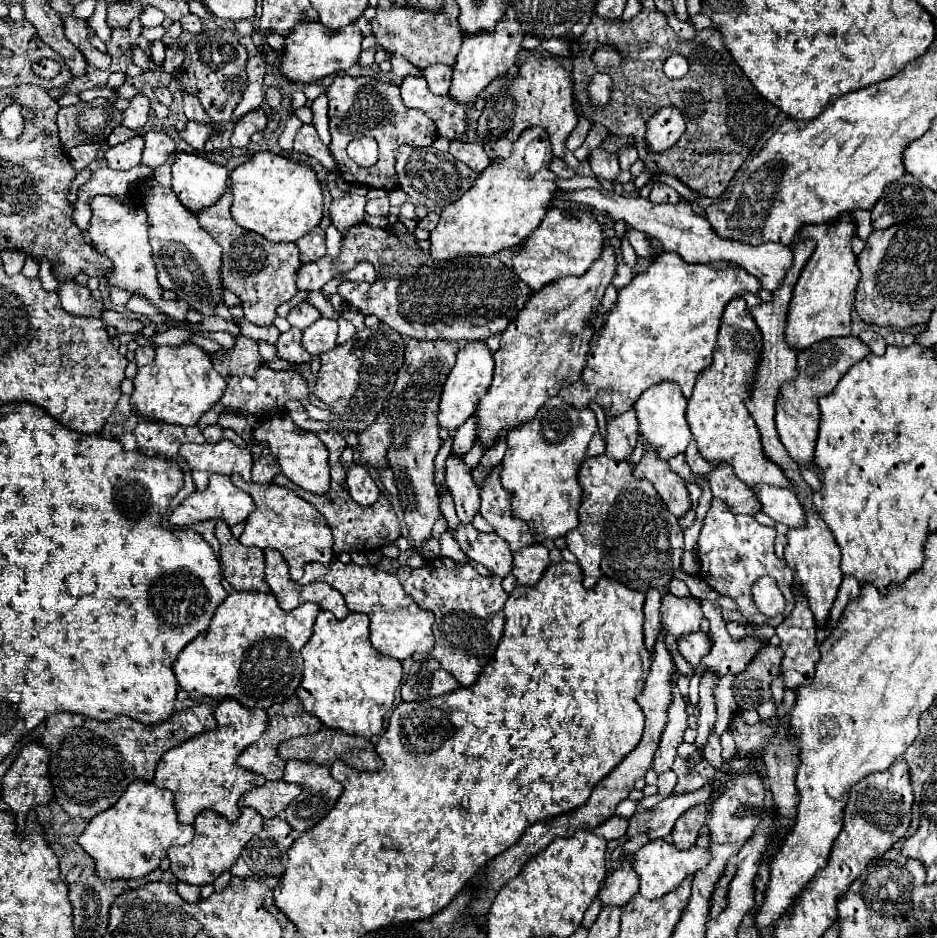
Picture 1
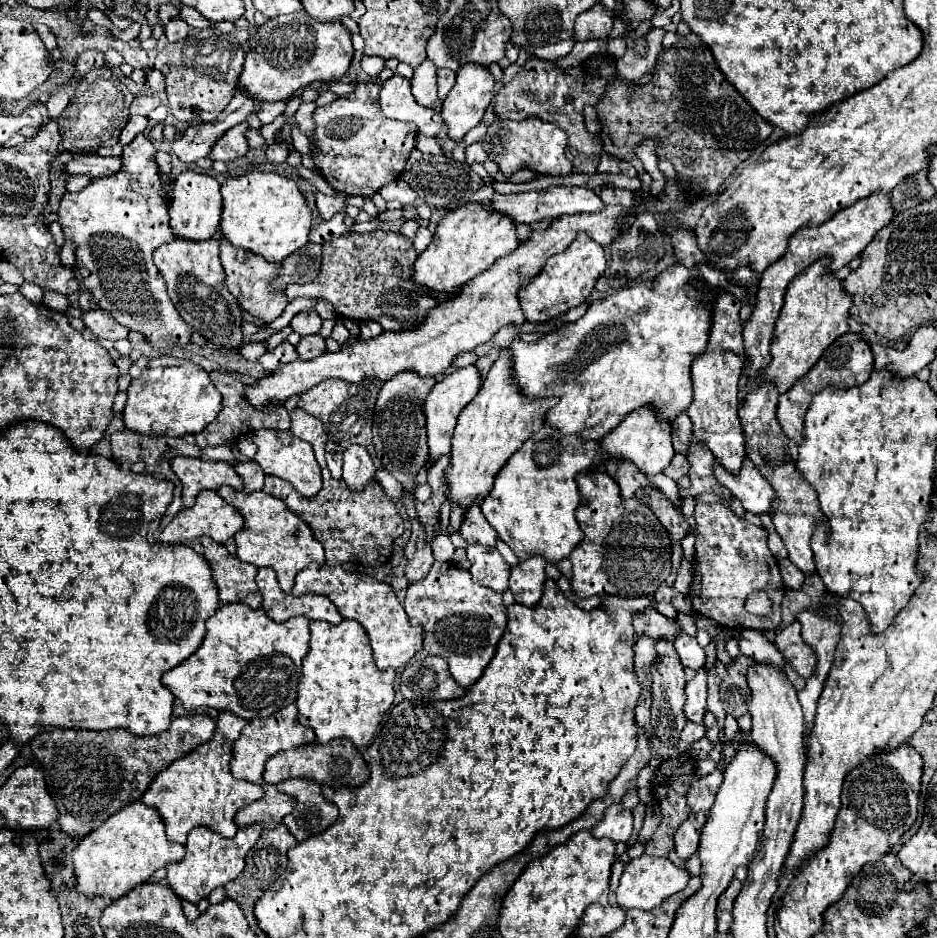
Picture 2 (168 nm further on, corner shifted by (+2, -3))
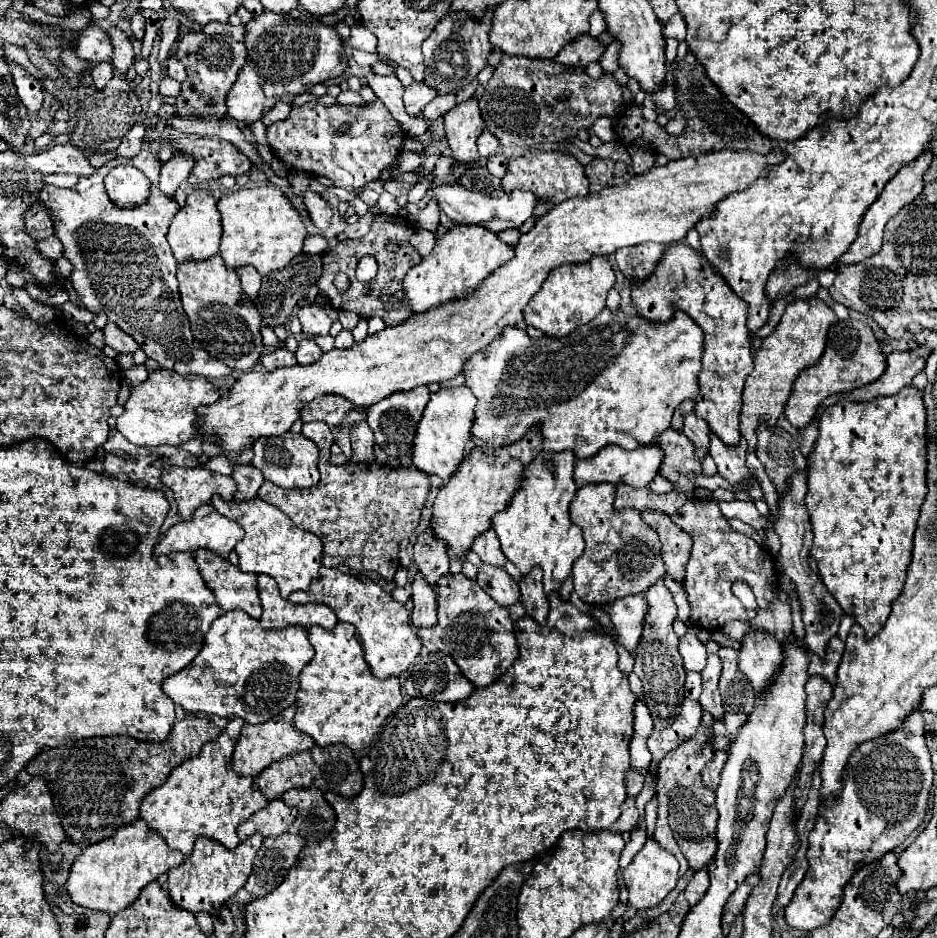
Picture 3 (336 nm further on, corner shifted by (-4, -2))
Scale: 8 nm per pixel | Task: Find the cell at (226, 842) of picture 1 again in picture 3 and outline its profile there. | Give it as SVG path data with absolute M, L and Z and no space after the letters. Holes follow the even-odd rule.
M255 833L255 837L249 837L247 841L243 841L237 849L229 851L223 845L219 845L213 839L207 837L199 837L195 841L195 849L193 855L189 859L185 859L179 867L169 869L169 881L167 881L167 889L169 889L169 897L171 901L191 913L209 913L215 915L249 879L251 875L251 867L253 867L253 859L261 847L263 837L259 837L259 833Z

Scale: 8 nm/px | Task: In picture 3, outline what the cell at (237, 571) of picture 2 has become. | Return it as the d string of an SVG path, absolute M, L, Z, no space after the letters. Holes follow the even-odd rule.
M207 549L195 551L195 561L207 587L213 591L217 605L225 613L239 609L249 617L259 619L261 605L255 589L257 577L253 573L243 573L227 559L219 559L213 553L207 553Z

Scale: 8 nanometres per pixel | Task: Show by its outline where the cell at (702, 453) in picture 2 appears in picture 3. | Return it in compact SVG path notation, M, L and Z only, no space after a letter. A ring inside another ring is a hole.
M695 413L685 415L685 425L683 425L683 433L693 441L695 445L695 455L699 455L699 461L703 461L705 453L707 453L707 441L709 441L709 425L699 419Z

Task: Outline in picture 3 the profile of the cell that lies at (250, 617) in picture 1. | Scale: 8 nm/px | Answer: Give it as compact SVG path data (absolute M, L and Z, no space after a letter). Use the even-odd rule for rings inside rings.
M223 613L213 621L203 639L203 649L191 665L167 677L161 689L187 713L241 717L245 723L259 725L295 703L299 673L311 659L313 647L305 629L287 627L271 633L263 631L257 619L251 621L247 613Z

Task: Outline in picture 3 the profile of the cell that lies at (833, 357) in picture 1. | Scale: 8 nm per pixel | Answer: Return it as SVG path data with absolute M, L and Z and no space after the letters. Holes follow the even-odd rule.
M837 319L827 333L827 345L823 357L811 365L809 369L801 371L795 377L795 385L791 389L789 401L785 405L785 417L793 427L803 427L811 423L813 415L817 413L817 407L823 399L835 393L845 393L849 389L859 389L883 375L887 369L885 355L881 351L881 345L877 337L873 335L873 329L859 321L859 319Z

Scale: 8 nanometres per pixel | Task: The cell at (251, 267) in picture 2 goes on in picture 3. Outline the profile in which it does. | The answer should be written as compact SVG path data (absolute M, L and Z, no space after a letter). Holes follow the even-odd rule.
M247 267L247 269L241 269L239 271L239 279L241 279L241 285L243 285L243 291L255 299L257 293L259 293L259 285L261 285L261 277L255 273L255 269Z

